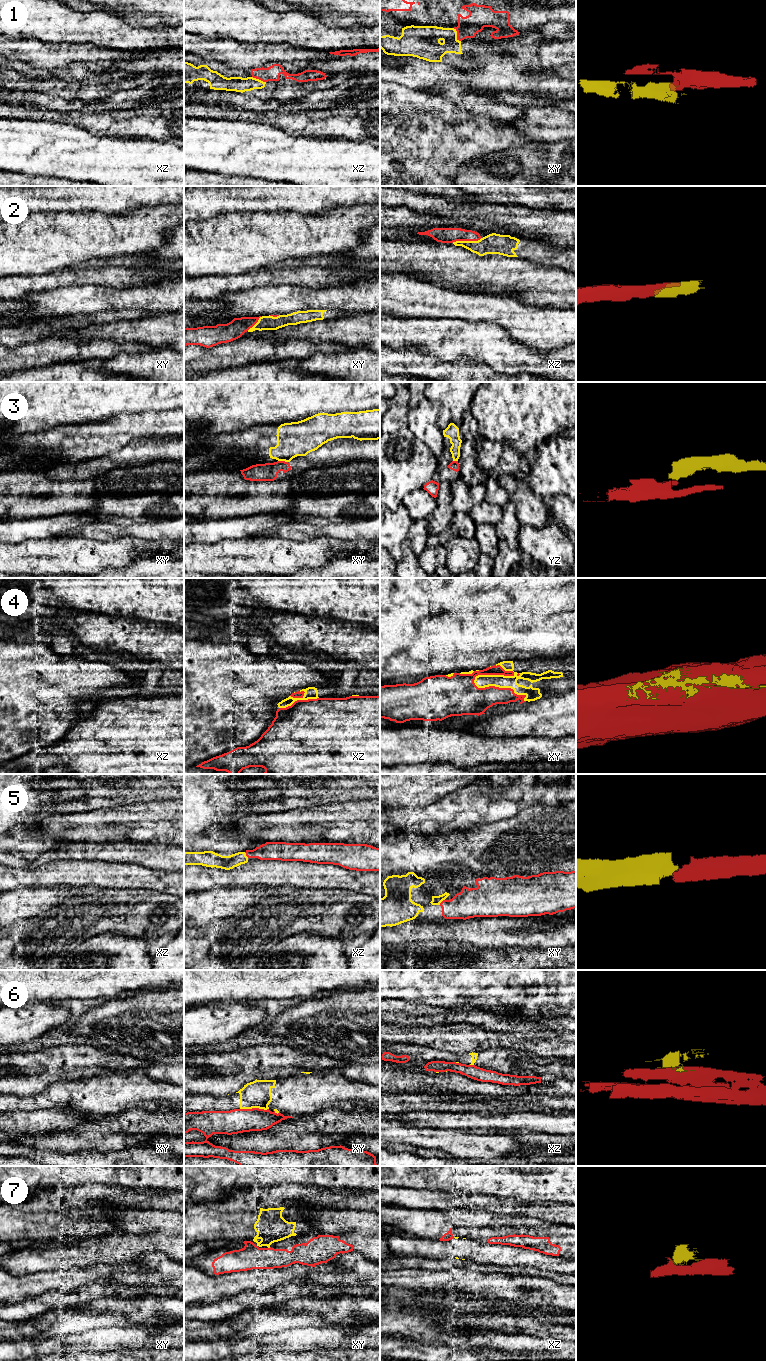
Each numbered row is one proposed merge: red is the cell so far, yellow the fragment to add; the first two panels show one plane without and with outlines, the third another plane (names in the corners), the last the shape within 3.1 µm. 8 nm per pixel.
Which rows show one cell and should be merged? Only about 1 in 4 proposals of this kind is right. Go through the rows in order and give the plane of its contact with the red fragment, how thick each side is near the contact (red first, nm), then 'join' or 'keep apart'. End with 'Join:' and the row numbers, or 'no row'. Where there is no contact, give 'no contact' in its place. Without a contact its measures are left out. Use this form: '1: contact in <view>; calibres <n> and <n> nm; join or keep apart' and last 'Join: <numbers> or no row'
1: contact in xy; calibres 190 and 220 nm; keep apart
2: contact in xz; calibres 130 and 160 nm; join
3: contact in xy; calibres 140 and 280 nm; keep apart
4: contact in xy; calibres 220 and 110 nm; join
5: contact in xy; calibres 240 and 80 nm; join
6: contact in xy; calibres 190 and 220 nm; keep apart
7: contact in xy; calibres 190 and 240 nm; keep apart
Join: 2, 4, 5

